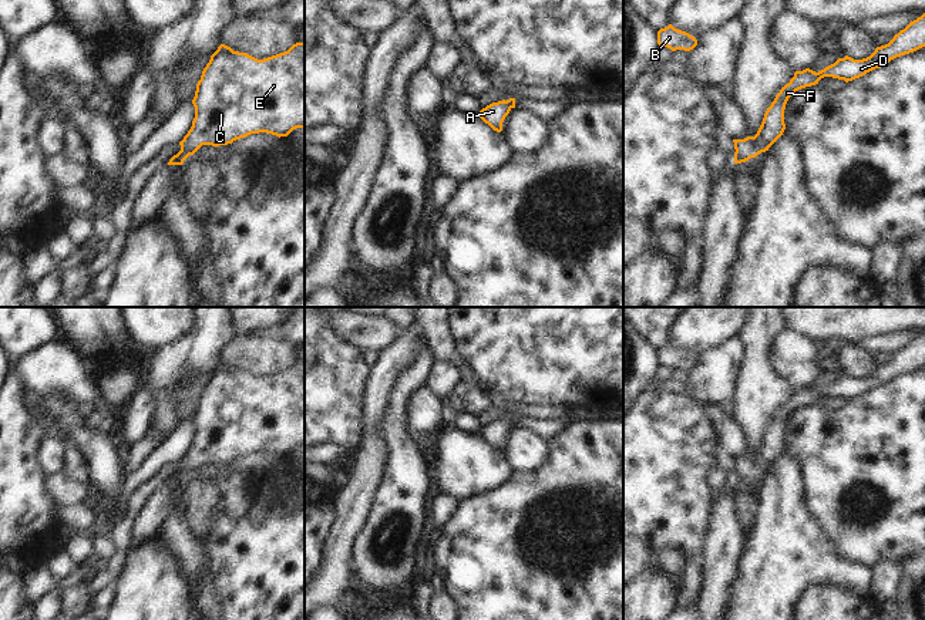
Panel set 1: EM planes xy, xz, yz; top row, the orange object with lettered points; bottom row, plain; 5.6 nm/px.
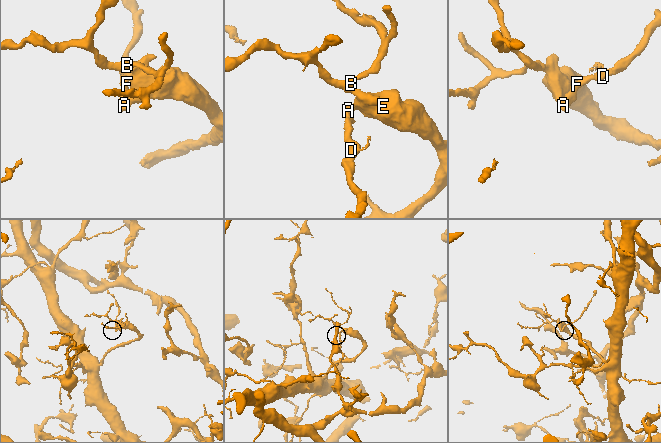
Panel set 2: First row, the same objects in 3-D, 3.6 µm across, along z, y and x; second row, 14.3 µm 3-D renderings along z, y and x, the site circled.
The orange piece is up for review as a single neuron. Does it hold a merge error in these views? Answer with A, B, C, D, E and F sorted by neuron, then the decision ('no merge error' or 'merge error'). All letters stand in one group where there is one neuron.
A B C D E F | no merge error

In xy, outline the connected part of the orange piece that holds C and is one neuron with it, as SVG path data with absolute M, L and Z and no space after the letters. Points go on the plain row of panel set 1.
M296 361L287 370L263 378L221 363L202 390L192 422L192 445L179 461L181 469L168 483L182 483L202 464L228 464L259 451L280 456L305 447L305 361Z

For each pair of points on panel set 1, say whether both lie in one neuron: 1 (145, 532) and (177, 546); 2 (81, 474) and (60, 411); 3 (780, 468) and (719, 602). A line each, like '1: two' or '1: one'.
1: two
2: two
3: two

